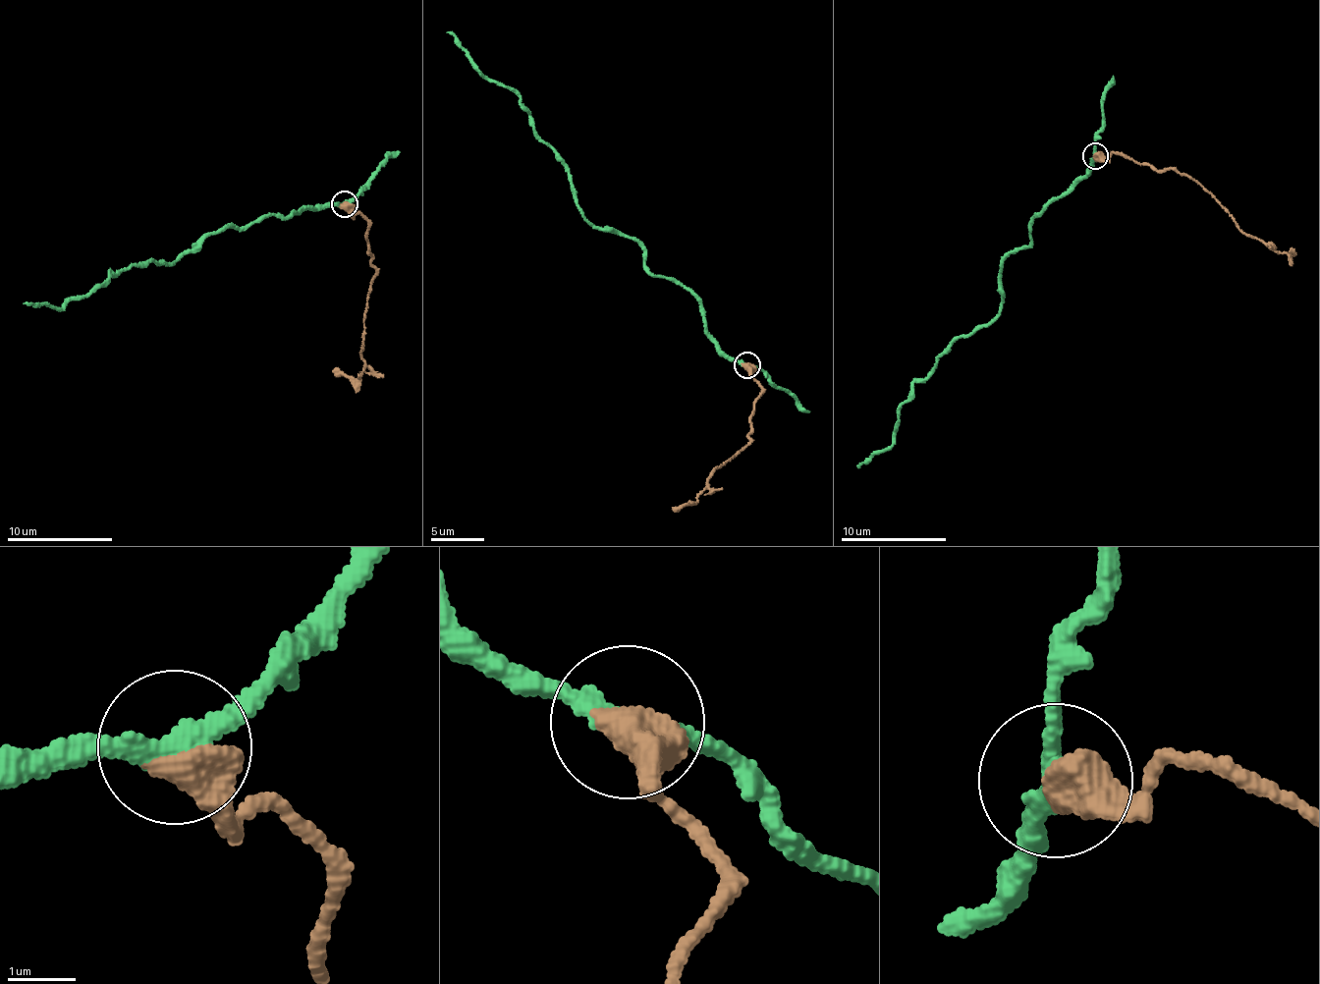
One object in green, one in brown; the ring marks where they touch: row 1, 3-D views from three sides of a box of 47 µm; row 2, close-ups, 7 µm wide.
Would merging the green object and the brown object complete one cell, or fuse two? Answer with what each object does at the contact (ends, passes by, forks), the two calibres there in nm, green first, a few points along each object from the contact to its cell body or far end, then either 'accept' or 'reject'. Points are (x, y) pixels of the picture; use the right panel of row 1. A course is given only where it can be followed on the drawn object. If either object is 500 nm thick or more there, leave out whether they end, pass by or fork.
calibres 260 and 600 nm; course green (1094, 156), (1032, 220), (1028, 245), (1007, 253), (995, 318), (951, 339), (903, 403), (888, 448), (857, 468); course brown (1094, 156), (1109, 157), (1113, 152), (1159, 171), (1175, 169), (1193, 178), (1253, 238), (1289, 256), (1292, 250); reject

